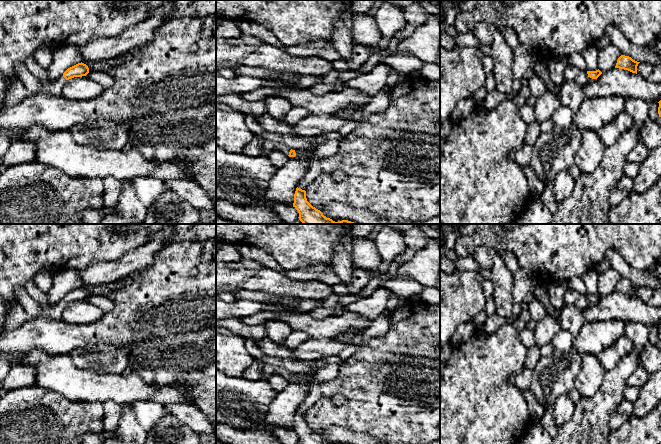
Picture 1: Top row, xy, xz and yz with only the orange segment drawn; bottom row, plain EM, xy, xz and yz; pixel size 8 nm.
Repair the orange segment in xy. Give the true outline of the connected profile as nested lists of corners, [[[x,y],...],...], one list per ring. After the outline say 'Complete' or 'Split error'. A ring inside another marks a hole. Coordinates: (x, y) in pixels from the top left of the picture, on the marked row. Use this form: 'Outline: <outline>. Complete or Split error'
Outline: [[[78,63],[70,68],[68,68],[63,75],[56,81],[44,80],[42,83],[42,89],[40,91],[47,93],[51,96],[58,97],[61,96],[62,88],[65,82],[74,77],[86,76],[89,73],[89,68],[84,63]]]. Split error

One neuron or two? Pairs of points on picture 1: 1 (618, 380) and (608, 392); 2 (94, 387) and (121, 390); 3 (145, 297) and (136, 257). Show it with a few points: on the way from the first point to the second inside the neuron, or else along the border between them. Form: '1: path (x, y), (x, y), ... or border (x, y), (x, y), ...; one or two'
1: path (615, 383), (611, 389); one
2: path (101, 387), (114, 387); one
3: border (155, 255), (153, 263), (147, 268), (119, 280); two

